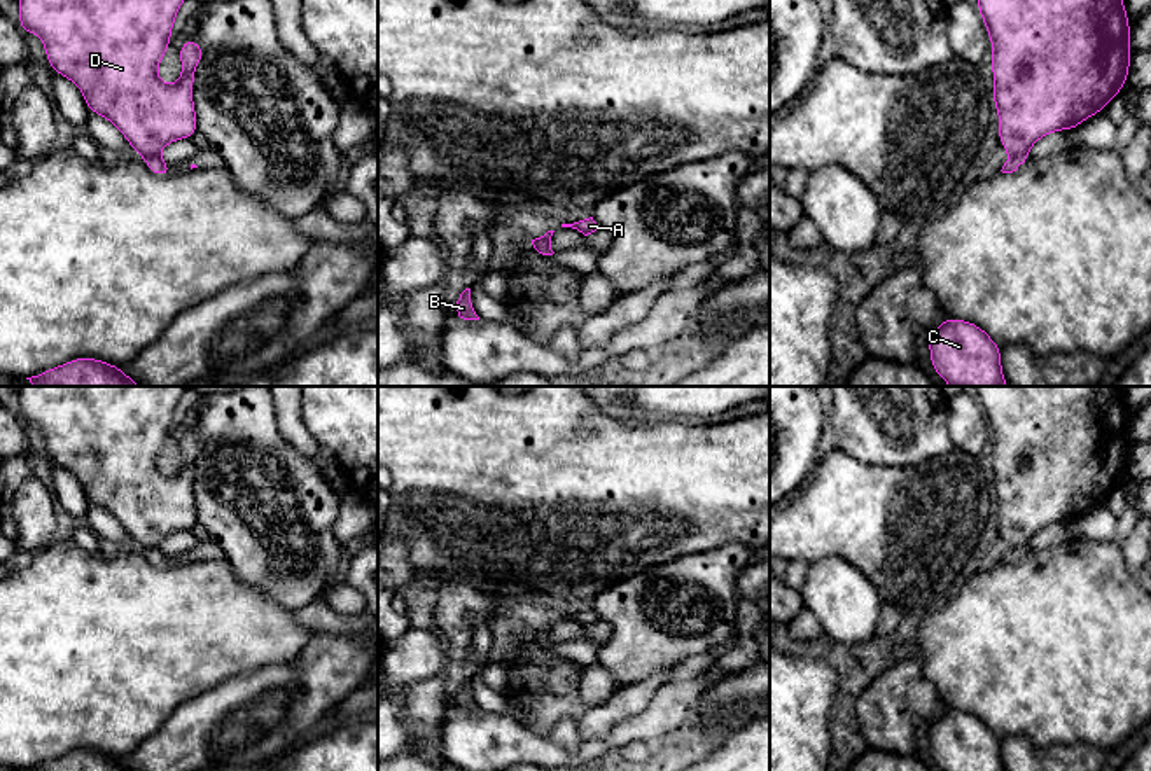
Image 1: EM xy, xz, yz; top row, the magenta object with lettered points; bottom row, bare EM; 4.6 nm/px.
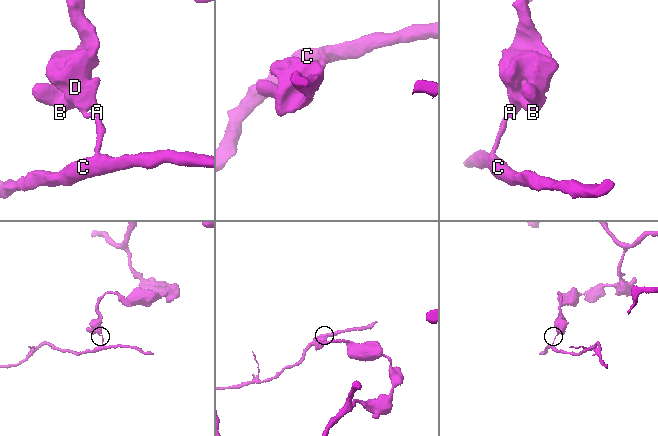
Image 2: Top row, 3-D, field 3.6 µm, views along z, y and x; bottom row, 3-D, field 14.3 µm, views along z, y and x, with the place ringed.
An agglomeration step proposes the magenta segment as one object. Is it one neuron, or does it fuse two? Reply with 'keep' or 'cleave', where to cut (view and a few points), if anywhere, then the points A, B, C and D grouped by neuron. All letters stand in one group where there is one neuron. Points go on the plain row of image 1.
cleave; cut yz (1011, 546), (1027, 548); groups A C / B D

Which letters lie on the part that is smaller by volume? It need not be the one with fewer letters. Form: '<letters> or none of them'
A, C

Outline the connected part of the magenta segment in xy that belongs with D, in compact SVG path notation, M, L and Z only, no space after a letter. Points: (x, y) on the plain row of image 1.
M21 386L19 418L24 425L38 425L51 460L75 474L86 491L89 504L108 511L124 526L136 545L147 549L180 530L198 524L196 502L192 495L192 474L203 439L184 430L180 439L182 465L177 476L166 477L157 469L157 456L164 449L173 421L173 413L185 390L191 386Z

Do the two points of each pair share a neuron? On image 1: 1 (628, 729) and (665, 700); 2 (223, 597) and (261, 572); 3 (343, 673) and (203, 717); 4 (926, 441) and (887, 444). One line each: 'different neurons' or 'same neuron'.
1: same neuron
2: different neurons
3: same neuron
4: same neuron

